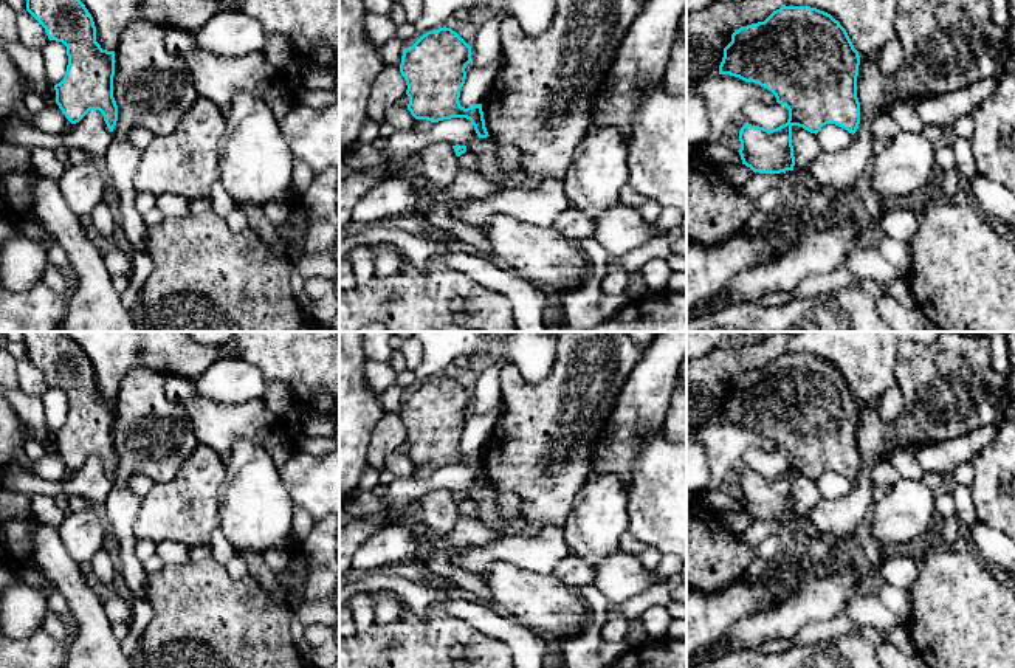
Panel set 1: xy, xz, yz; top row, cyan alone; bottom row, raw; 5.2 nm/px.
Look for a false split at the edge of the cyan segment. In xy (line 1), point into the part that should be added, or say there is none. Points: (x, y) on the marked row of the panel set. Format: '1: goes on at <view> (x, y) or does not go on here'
1: does not go on here

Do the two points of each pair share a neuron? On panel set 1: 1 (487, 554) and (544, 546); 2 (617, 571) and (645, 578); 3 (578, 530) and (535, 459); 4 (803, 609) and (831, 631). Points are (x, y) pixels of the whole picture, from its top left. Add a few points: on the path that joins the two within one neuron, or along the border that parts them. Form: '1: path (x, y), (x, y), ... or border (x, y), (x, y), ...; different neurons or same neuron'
1: path (501, 550), (530, 550); same neuron
2: path (623, 577), (639, 578); same neuron
3: border (586, 481), (577, 493), (561, 527); different neurons
4: border (839, 612), (823, 620), (809, 620), (792, 636); different neurons

